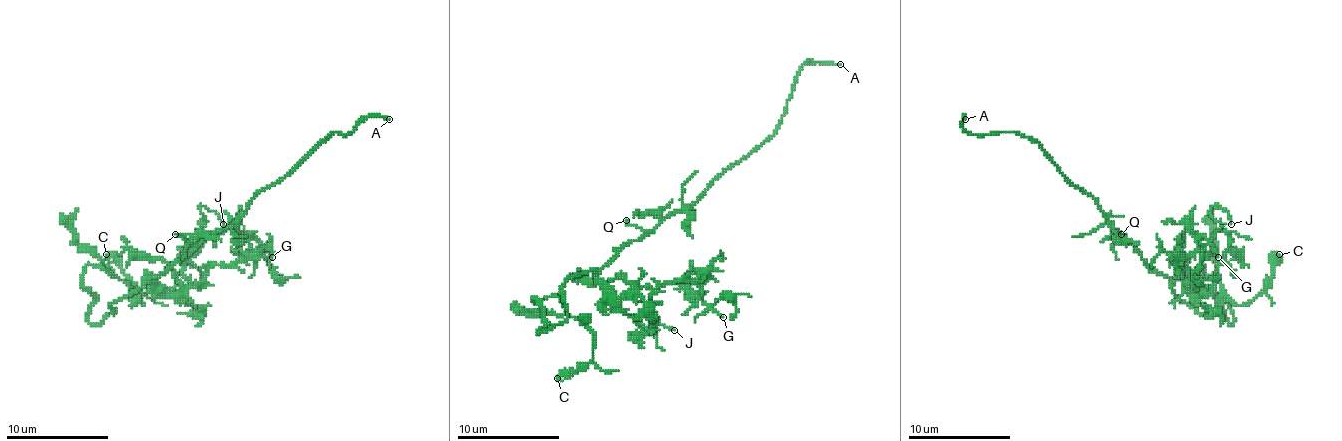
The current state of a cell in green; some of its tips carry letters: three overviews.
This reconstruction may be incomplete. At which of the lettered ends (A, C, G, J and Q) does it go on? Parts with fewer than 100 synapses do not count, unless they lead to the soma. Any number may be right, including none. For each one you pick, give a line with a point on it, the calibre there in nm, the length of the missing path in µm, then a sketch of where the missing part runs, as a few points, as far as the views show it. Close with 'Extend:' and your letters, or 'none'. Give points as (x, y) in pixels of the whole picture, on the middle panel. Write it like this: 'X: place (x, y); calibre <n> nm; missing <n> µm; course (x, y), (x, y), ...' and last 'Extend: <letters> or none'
A: place (840, 64); calibre 130 nm; missing 10 µm
Extend: A

